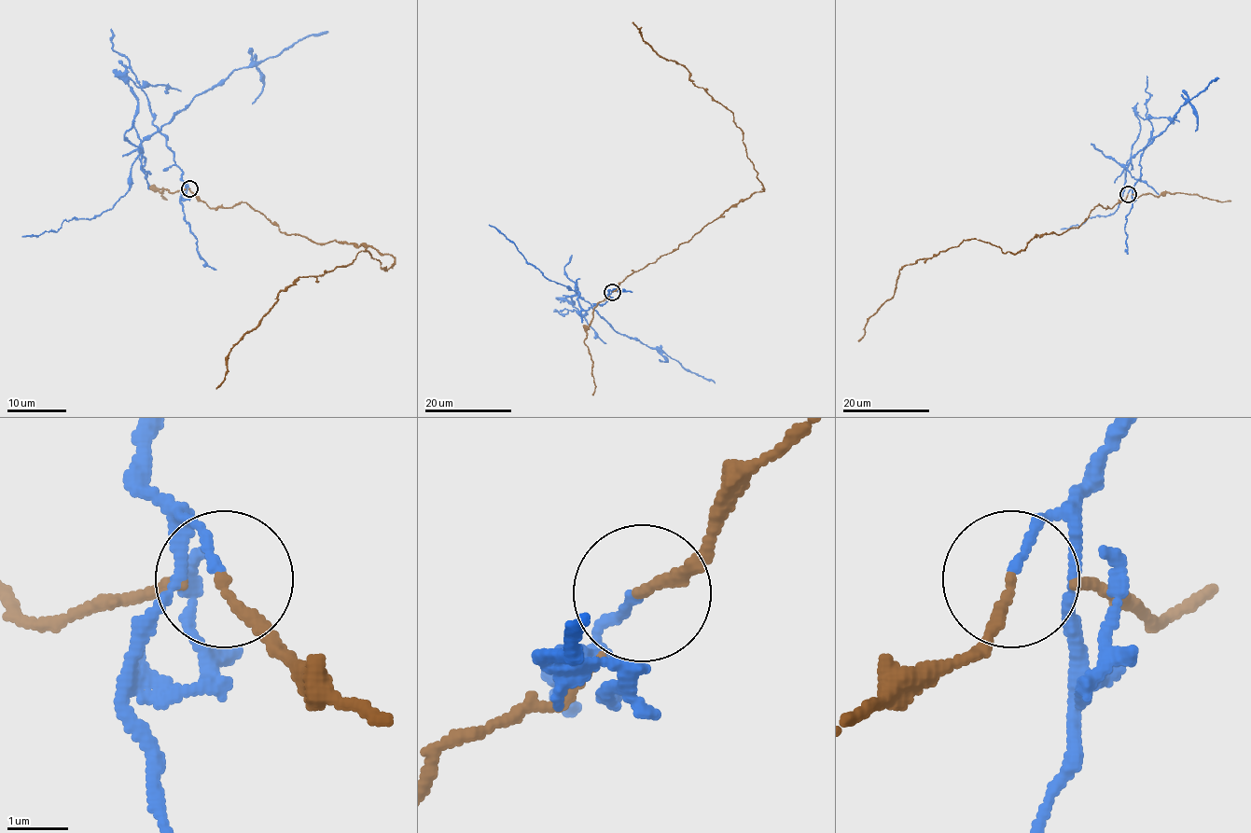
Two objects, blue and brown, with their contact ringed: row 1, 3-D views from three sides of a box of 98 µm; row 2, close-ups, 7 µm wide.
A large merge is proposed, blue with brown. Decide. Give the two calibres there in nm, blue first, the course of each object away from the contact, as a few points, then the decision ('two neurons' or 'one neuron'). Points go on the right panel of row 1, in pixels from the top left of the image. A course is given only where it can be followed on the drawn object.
130/130 nm | blue via (1128, 193), (1141, 175), (1139, 151), (1130, 159), (1117, 209), (1060, 229) | brown via (1128, 193), (1112, 208), (1098, 203), (1077, 228), (1035, 236), (1011, 254), (965, 239), (906, 264), (858, 341) | two neurons

